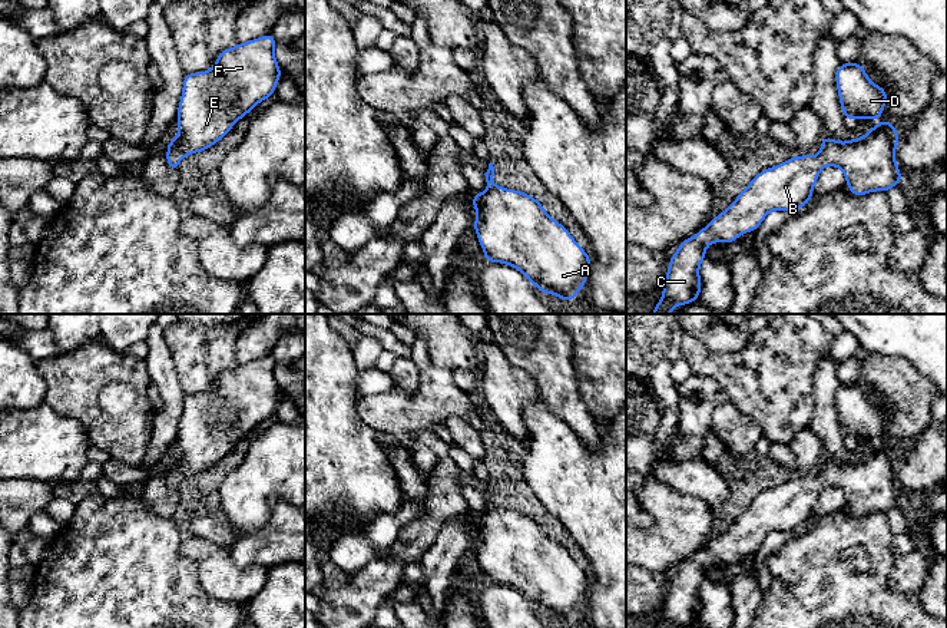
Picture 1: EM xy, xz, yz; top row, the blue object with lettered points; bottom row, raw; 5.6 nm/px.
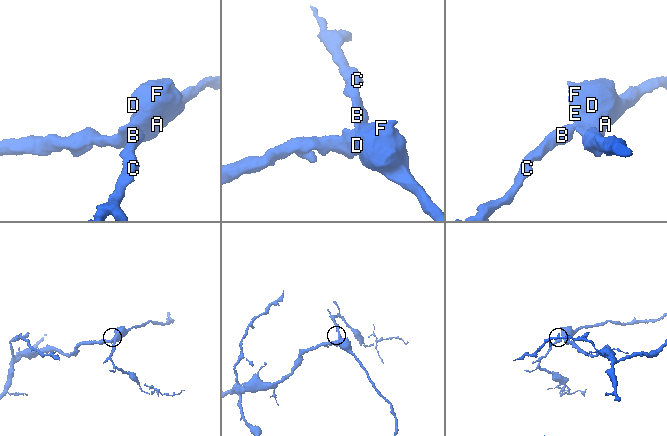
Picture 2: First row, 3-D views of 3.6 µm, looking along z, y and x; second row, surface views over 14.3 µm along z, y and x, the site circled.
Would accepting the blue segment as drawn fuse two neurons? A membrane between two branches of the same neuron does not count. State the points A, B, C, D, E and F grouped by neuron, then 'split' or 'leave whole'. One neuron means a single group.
A B C D E F; leave whole

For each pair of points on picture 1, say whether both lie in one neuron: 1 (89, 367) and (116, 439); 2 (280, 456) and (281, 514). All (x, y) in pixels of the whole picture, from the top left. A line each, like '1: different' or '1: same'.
1: same
2: different

